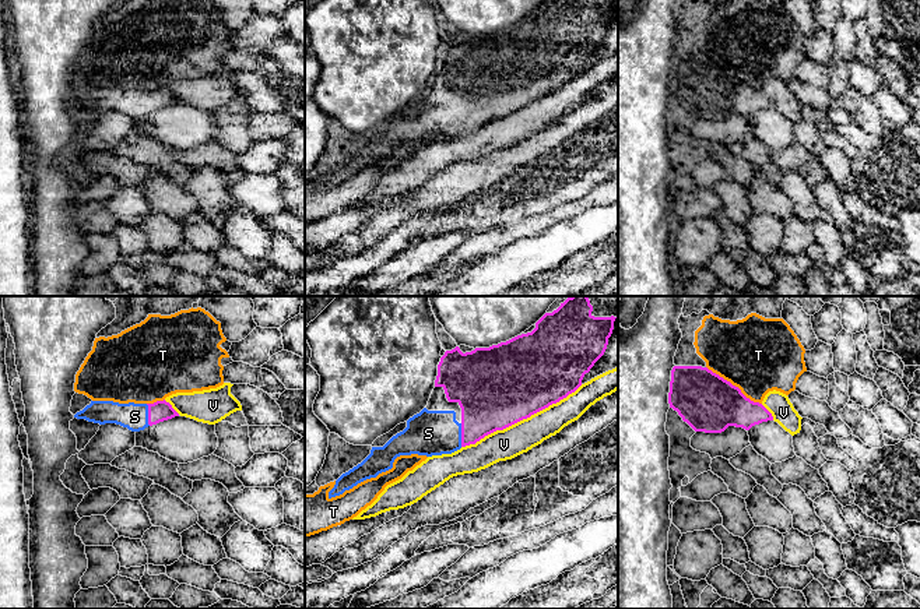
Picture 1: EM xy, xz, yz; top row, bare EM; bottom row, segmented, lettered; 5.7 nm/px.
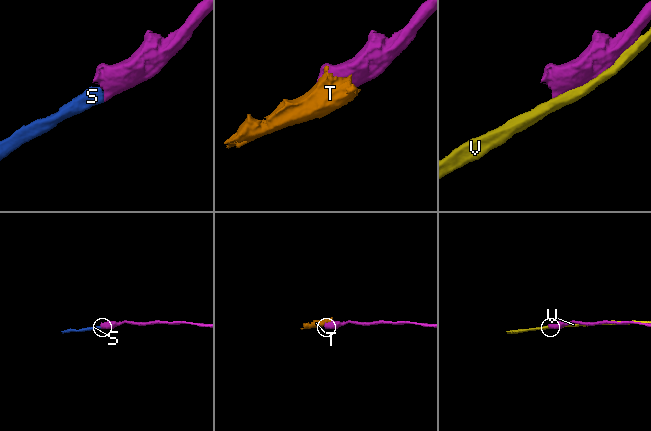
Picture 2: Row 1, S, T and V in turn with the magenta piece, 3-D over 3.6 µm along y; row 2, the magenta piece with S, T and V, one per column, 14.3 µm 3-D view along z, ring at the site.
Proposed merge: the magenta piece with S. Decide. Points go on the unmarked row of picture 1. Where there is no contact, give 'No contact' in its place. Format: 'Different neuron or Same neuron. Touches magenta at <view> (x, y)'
Same neuron. Touches magenta at xz (462, 122)

